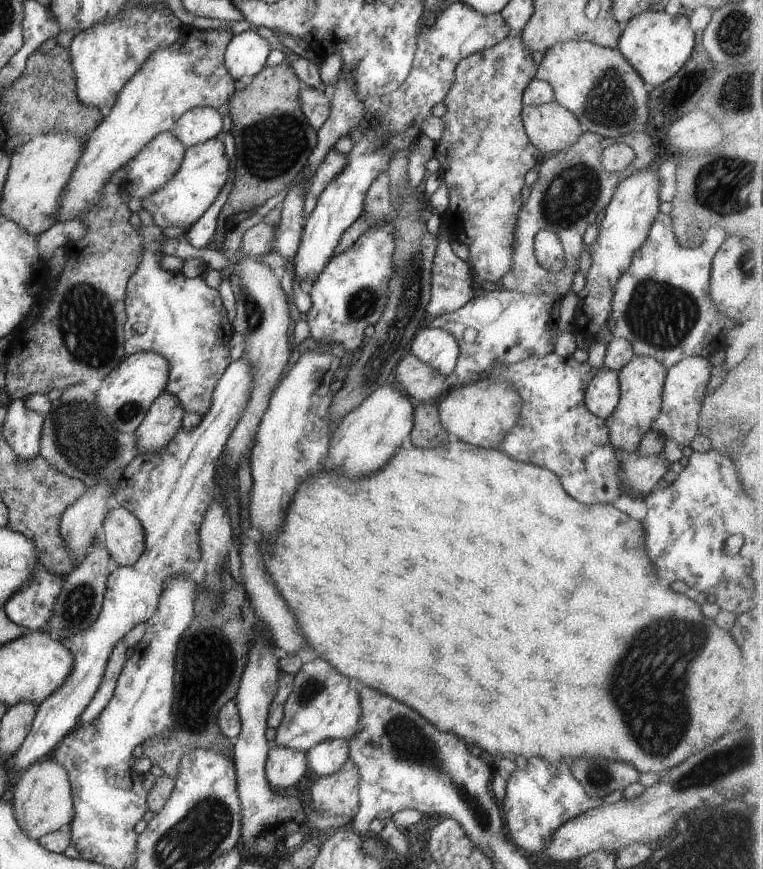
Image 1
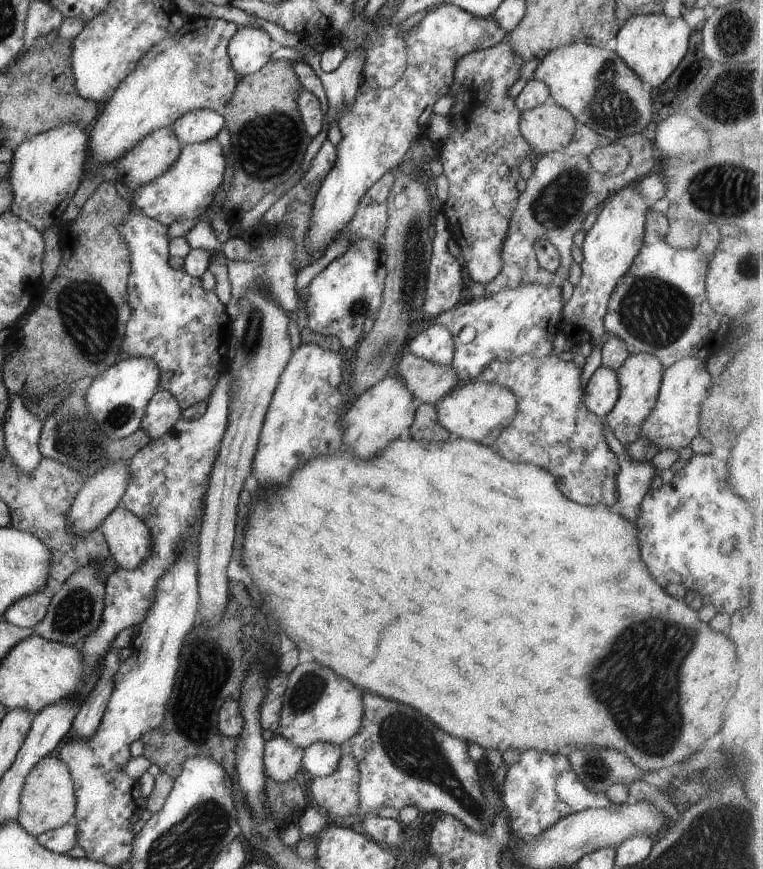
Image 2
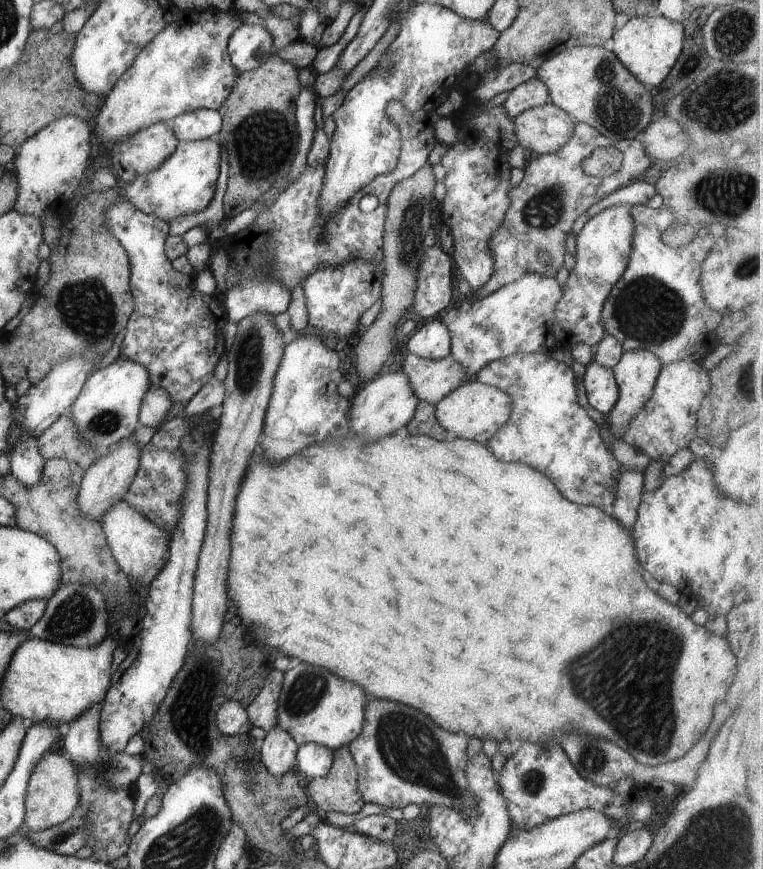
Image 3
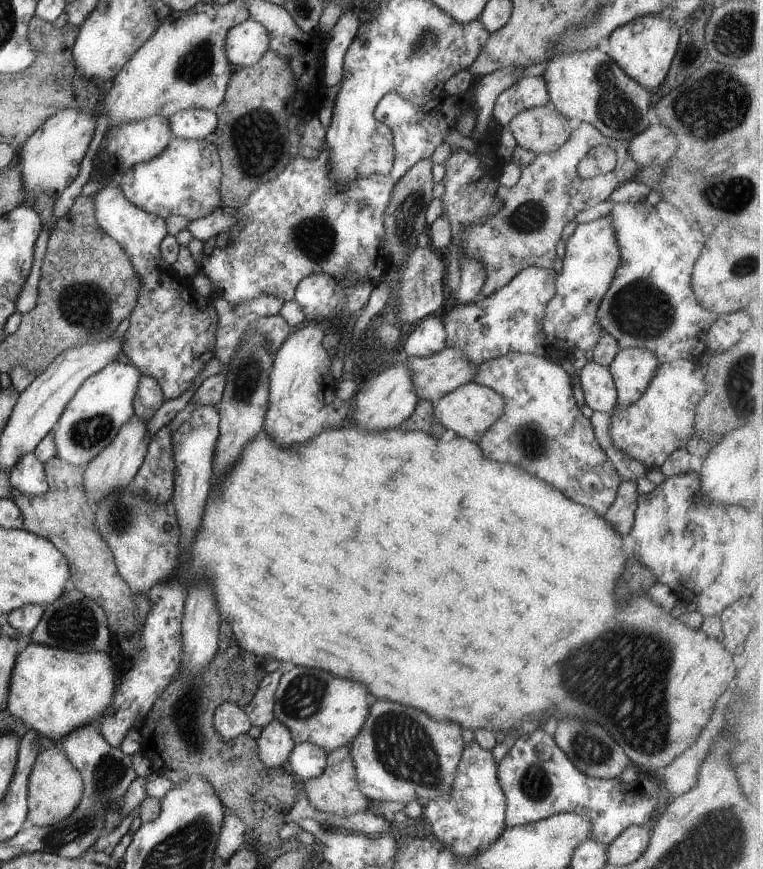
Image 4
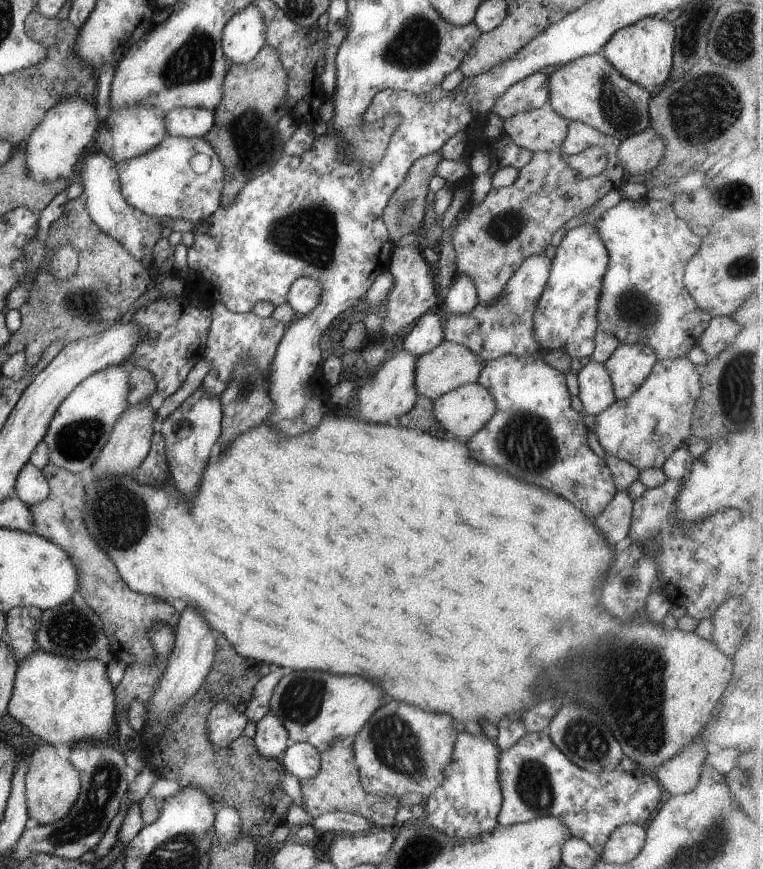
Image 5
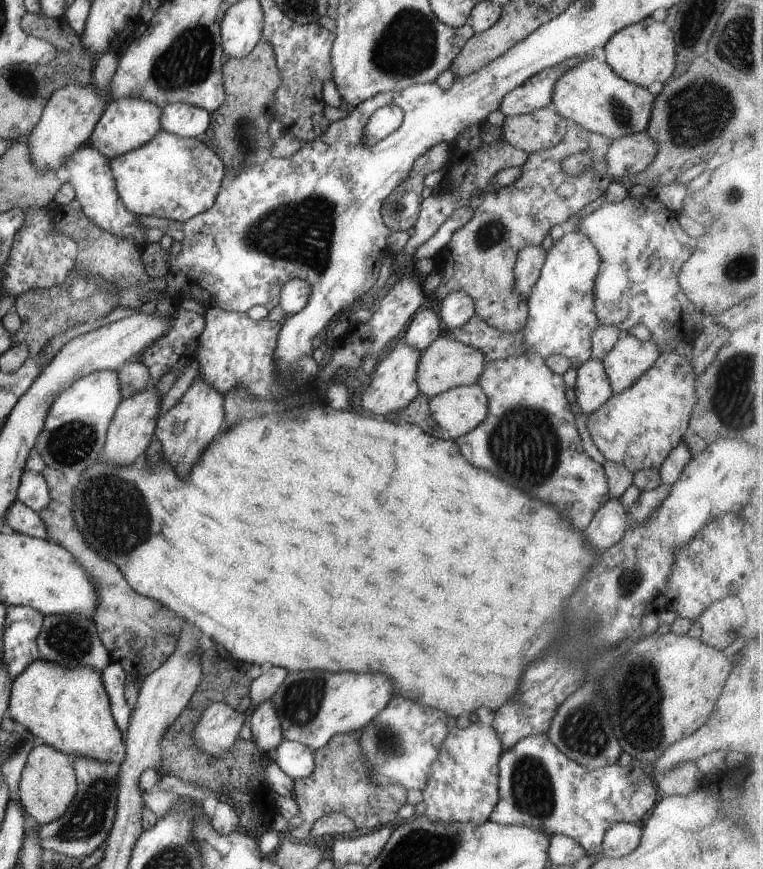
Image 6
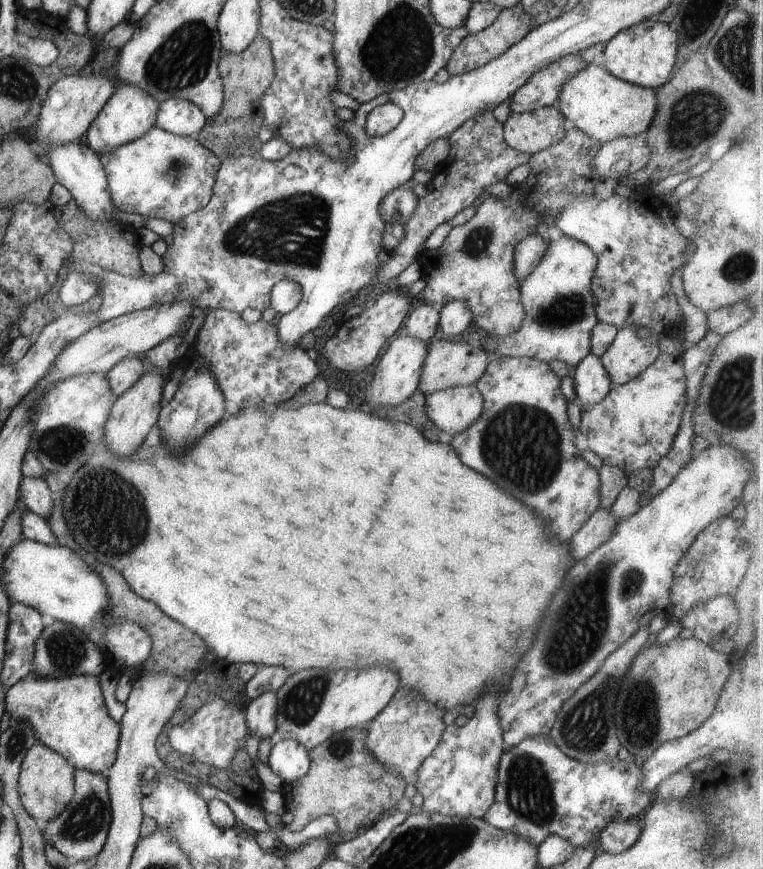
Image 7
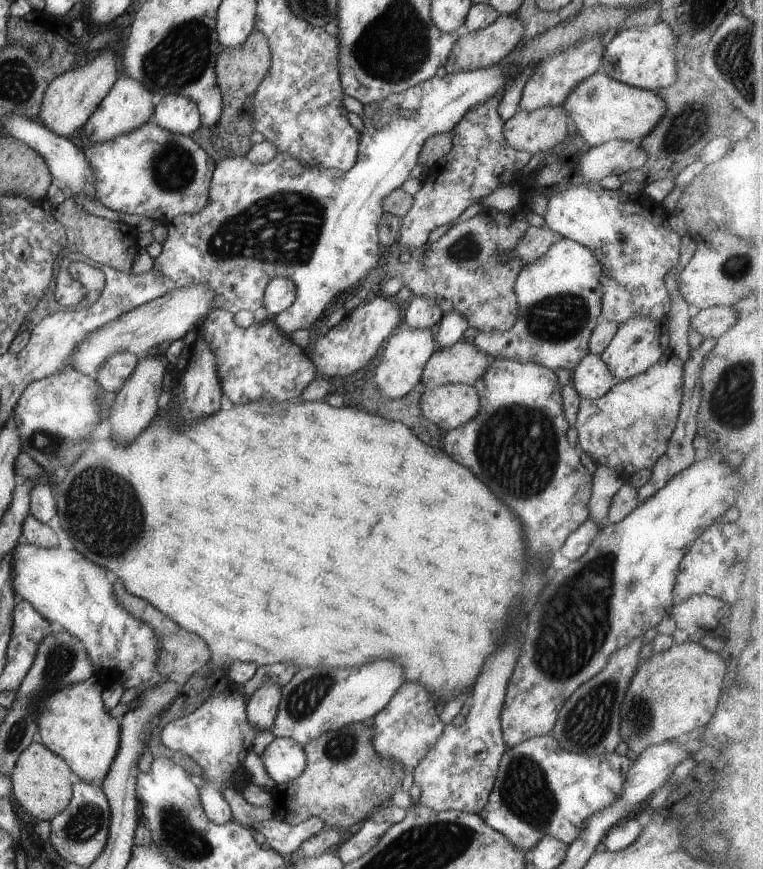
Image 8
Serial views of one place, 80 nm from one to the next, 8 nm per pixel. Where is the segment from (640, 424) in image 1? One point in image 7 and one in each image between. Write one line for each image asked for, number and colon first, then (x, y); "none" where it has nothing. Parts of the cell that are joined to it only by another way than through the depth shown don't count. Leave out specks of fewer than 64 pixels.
2: (639, 377)
3: (635, 373)
4: (632, 369)
5: (629, 365)
6: (630, 358)
7: (629, 355)

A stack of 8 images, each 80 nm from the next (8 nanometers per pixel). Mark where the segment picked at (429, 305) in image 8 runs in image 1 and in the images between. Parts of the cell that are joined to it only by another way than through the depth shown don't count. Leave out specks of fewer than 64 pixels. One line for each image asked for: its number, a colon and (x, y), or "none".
1: (438, 348)
2: (436, 344)
3: (433, 341)
4: (429, 337)
5: (427, 333)
6: (424, 328)
7: (423, 323)

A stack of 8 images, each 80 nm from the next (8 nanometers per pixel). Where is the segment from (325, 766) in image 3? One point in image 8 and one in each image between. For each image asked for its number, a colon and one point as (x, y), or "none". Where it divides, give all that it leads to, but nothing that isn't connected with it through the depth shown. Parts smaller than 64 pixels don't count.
4: (308, 761)
5: (302, 760)
6: (297, 760)
7: (288, 758)
8: (284, 759)

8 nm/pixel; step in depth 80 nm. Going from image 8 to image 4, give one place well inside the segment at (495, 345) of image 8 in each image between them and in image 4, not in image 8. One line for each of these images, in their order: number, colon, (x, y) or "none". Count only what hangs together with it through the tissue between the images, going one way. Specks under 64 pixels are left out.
4: (593, 255)
5: (565, 318)
6: (561, 318)
7: (559, 304)

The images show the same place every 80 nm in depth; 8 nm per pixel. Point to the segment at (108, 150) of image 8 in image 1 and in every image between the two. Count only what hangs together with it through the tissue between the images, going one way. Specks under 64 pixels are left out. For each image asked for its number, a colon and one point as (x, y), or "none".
1: (179, 203)
2: (185, 191)
3: (185, 182)
4: (185, 178)
5: (180, 178)
6: (174, 177)
7: (162, 175)

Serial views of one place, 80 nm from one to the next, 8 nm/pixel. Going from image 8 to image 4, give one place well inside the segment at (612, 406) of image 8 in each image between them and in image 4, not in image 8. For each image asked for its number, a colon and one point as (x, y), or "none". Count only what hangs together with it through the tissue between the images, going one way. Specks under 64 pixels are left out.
4: (662, 420)
5: (645, 429)
6: (639, 428)
7: (635, 425)

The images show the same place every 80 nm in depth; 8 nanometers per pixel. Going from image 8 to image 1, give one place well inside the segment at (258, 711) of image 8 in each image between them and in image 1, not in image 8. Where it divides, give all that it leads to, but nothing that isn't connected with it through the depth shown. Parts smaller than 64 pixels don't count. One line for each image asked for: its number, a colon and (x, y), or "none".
1: (284, 768)
2: (282, 759)
3: (278, 752)
4: (275, 744)
5: (272, 739)
6: (267, 733)
7: (260, 714)

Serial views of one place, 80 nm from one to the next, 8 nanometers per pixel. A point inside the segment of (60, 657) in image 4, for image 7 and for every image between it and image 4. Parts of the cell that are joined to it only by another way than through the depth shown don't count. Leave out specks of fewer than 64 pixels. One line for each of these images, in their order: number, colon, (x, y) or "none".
5: (62, 701)
6: (69, 709)
7: (68, 714)

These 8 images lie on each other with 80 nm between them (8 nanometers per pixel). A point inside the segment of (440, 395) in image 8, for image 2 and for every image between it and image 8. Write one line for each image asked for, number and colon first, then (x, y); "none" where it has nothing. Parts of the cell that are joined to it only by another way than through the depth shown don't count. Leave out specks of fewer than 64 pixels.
2: (477, 411)
3: (474, 410)
4: (470, 410)
5: (464, 411)
6: (459, 410)
7: (453, 410)

